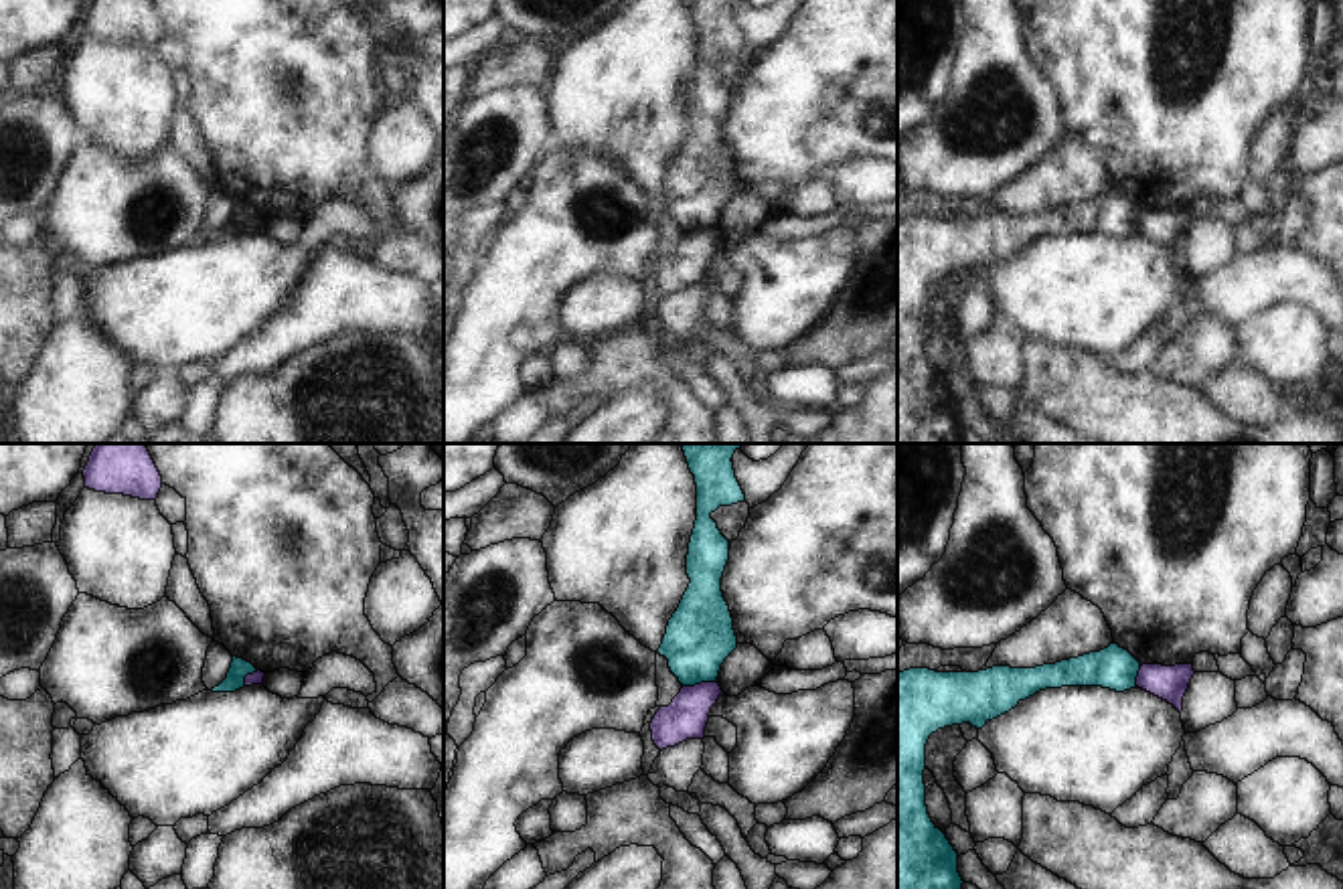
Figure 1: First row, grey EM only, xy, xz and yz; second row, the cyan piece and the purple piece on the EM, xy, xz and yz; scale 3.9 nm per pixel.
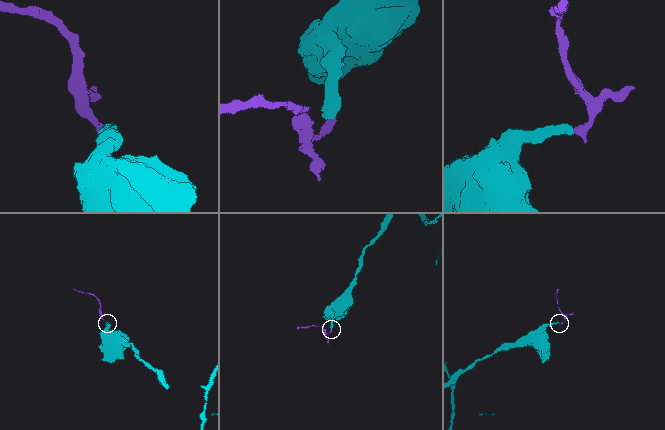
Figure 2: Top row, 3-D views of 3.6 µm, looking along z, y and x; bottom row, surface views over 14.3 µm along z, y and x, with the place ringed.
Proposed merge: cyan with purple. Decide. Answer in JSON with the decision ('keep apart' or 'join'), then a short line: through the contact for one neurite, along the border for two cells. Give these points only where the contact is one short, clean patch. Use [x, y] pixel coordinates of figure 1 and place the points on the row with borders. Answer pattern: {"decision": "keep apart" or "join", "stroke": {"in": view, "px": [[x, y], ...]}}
{"decision": "keep apart", "stroke": {"in": "xz", "px": [[716, 681], [683, 687]]}}

